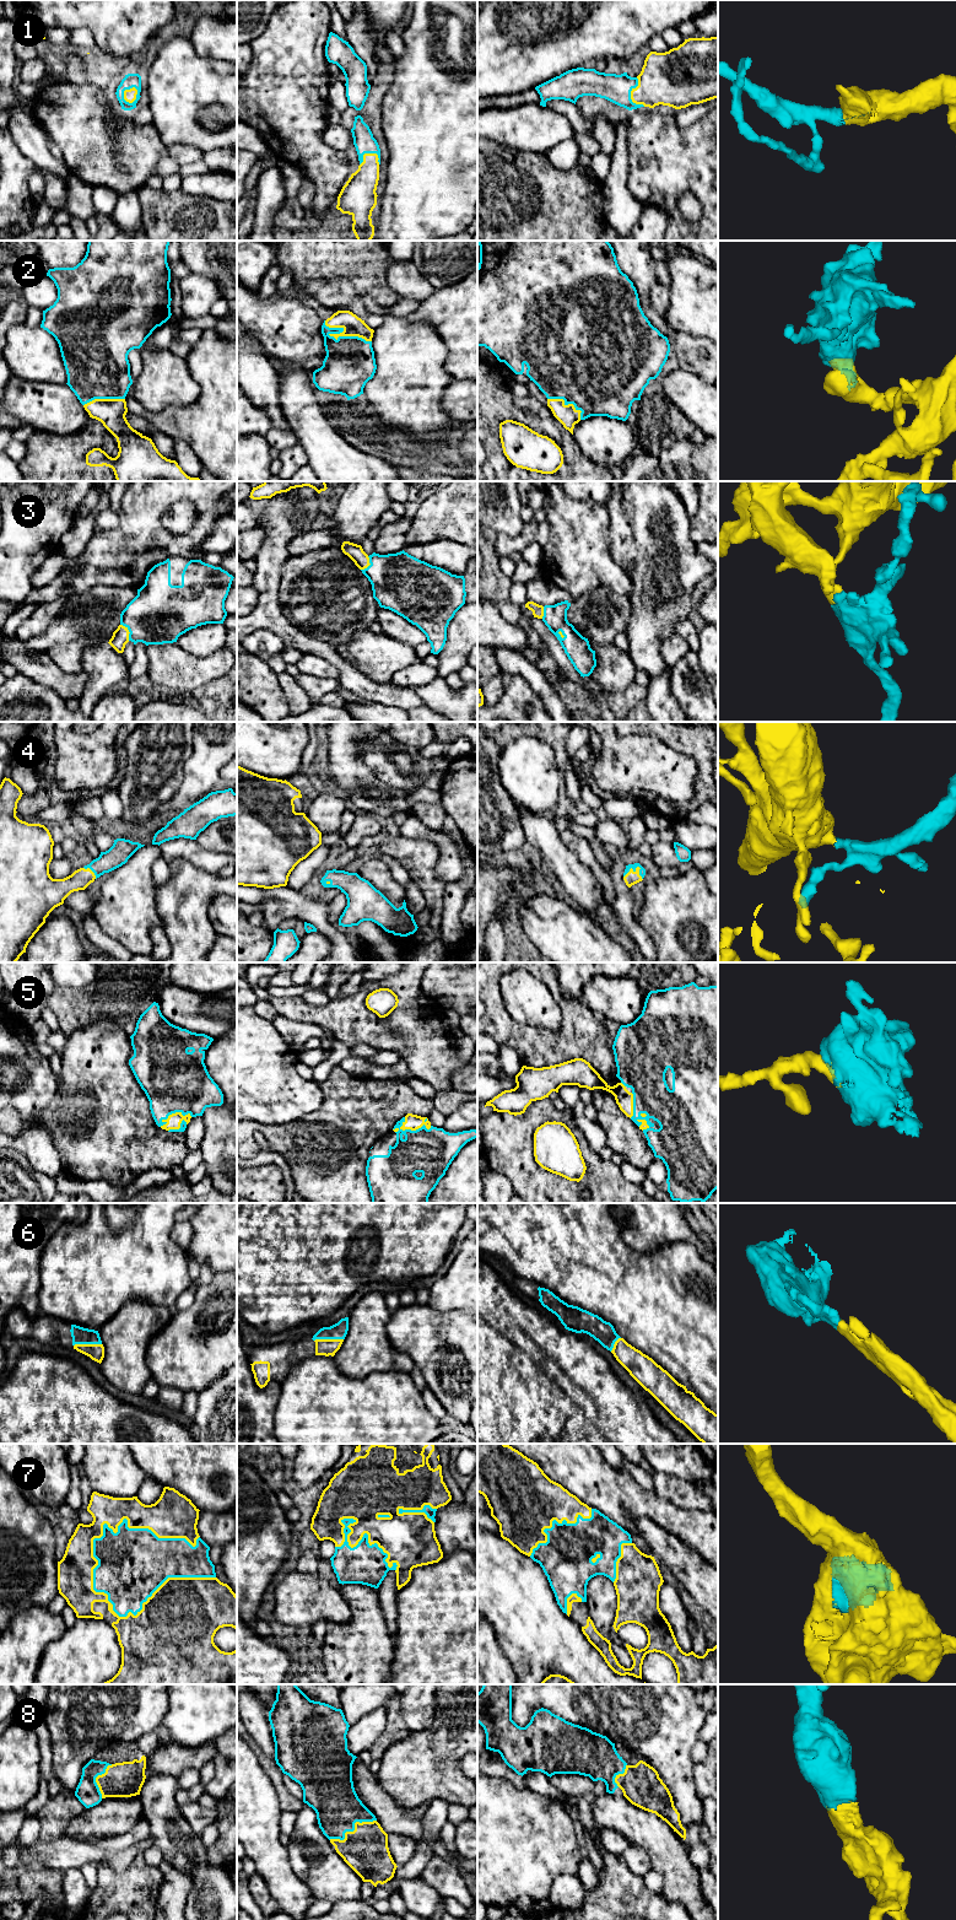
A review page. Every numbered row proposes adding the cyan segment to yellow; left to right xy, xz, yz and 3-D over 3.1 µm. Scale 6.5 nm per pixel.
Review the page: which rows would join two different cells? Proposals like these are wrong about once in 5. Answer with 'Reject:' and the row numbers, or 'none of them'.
Reject: none of them

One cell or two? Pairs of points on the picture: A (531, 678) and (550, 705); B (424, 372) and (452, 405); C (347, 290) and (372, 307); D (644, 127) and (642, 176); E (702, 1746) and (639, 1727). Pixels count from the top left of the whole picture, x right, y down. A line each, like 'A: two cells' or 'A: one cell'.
A: one cell
B: two cells
C: two cells
D: one cell
E: two cells

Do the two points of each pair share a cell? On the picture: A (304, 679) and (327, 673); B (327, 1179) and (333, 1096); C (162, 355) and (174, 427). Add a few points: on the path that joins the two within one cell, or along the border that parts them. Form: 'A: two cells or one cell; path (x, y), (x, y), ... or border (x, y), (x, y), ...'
A: two cells; border (300, 672), (338, 680)
B: one cell; path (328, 1158), (328, 1150), (333, 1143), (333, 1117)
C: two cells; border (198, 394), (189, 404), (154, 413), (141, 404)

